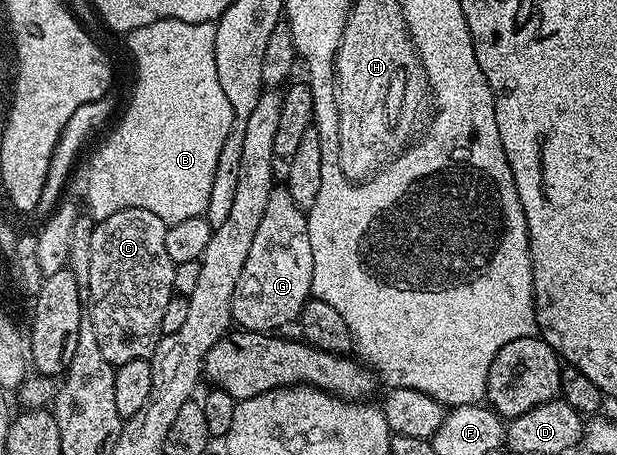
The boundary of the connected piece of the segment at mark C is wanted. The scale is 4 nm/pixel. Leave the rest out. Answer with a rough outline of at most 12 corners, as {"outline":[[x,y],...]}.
{"outline":[[122,209],[91,230],[89,320],[116,367],[147,359],[177,267],[168,224]]}

